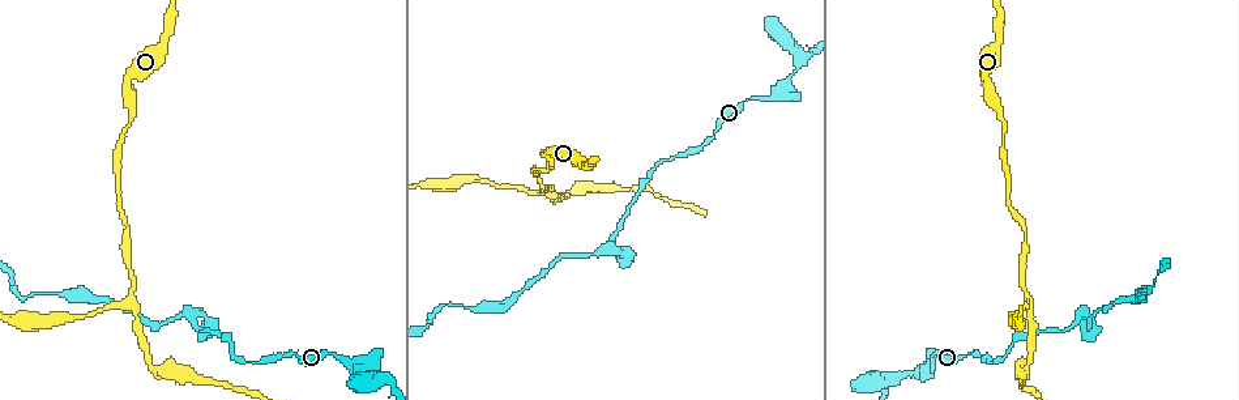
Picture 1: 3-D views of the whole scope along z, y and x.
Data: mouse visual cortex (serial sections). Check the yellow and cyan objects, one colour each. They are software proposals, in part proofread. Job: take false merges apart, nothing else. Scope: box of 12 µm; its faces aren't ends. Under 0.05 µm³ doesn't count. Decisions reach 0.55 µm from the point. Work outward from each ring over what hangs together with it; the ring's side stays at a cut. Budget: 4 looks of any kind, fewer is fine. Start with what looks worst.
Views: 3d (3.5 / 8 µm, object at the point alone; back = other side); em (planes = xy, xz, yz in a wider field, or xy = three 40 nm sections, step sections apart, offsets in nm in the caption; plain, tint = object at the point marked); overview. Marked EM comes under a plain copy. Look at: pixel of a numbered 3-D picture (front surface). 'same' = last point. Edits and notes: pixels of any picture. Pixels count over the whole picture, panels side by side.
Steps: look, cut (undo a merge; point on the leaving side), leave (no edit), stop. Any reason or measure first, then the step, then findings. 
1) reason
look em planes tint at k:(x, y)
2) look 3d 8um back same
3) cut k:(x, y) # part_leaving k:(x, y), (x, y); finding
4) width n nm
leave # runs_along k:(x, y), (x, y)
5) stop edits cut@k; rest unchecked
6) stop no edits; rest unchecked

side arm on a straight run
look 3d 8um at 1:(1028, 299)

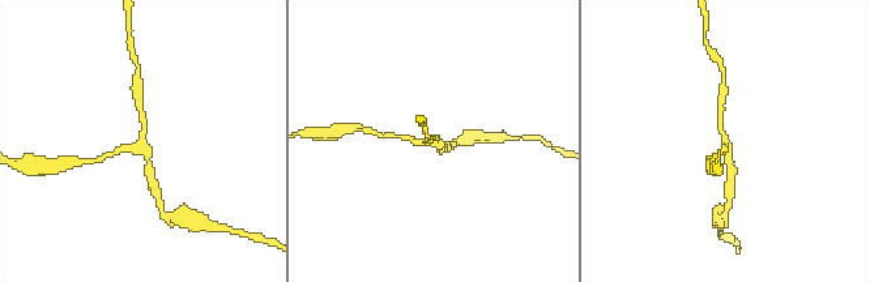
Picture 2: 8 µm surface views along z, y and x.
shape alone is not enough
look em planes tint at 2:(437, 141)

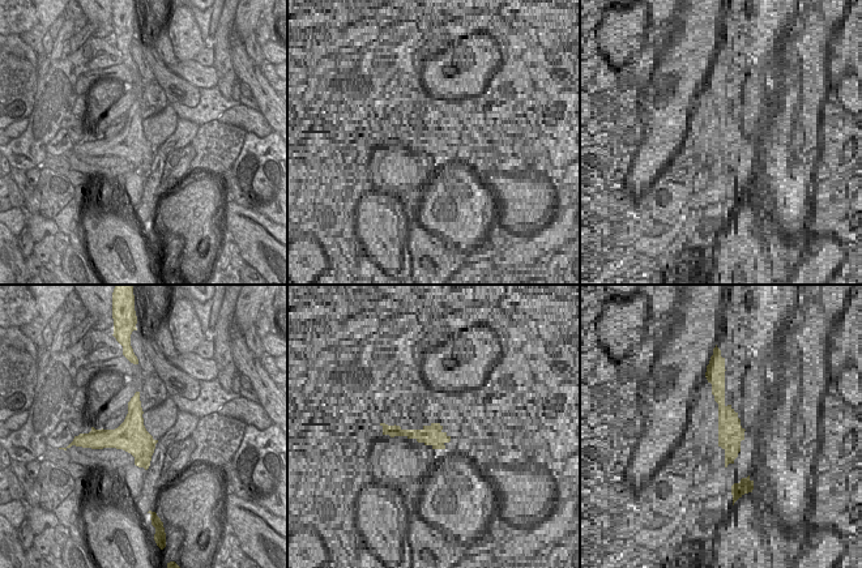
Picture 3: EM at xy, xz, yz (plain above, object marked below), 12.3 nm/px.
arms 3; arm_widths 150, 200, 200 nm
leave # runs_along 2:(140, 111), (152, 182); one cell here

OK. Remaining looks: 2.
look 3d 3.5um at 1:(1137, 296)

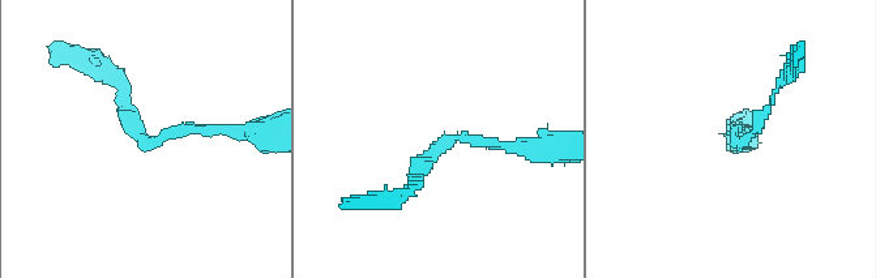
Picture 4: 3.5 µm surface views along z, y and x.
arm_widths 100, 150 nm
look em planes tint at 4:(734, 139)

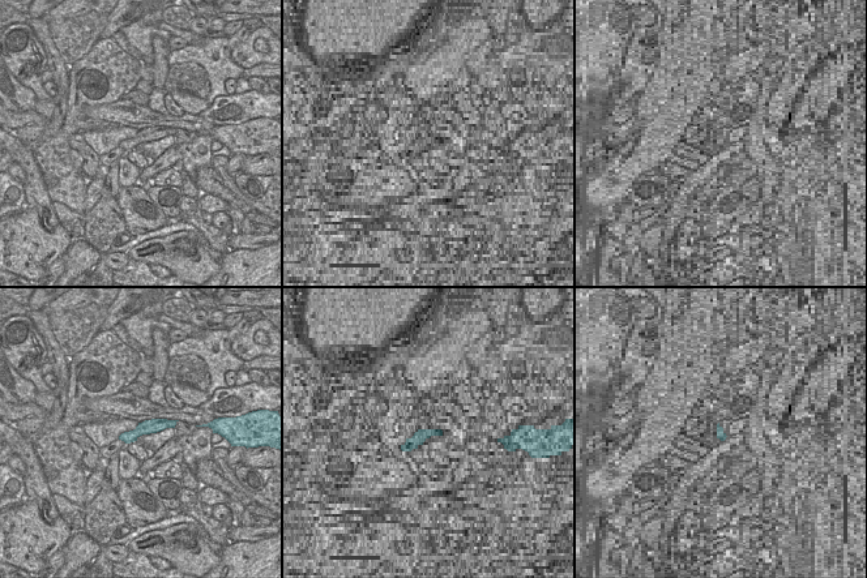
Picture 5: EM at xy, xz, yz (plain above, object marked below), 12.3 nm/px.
leave # runs_along 5:(171, 423), (149, 425), (124, 437); continuous, no second cell

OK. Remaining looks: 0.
stop no edits; rest unchecked

